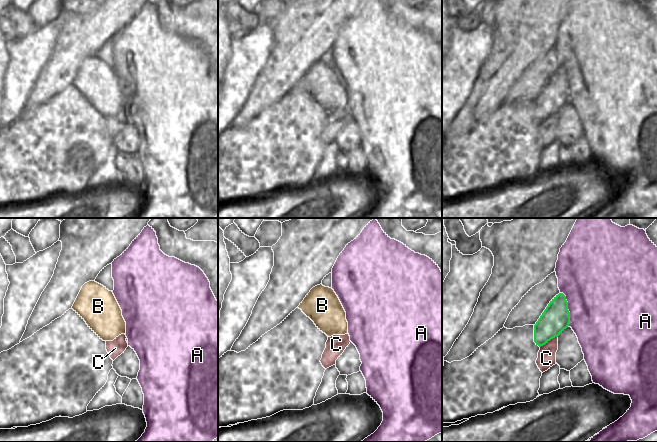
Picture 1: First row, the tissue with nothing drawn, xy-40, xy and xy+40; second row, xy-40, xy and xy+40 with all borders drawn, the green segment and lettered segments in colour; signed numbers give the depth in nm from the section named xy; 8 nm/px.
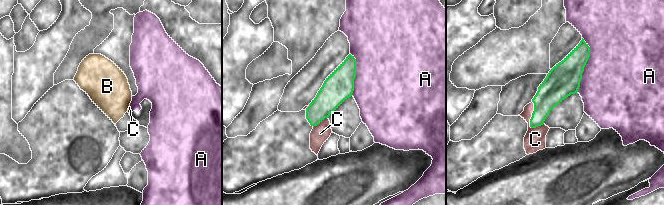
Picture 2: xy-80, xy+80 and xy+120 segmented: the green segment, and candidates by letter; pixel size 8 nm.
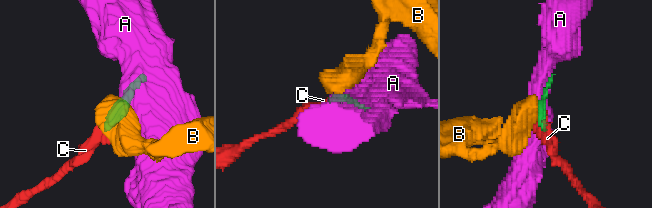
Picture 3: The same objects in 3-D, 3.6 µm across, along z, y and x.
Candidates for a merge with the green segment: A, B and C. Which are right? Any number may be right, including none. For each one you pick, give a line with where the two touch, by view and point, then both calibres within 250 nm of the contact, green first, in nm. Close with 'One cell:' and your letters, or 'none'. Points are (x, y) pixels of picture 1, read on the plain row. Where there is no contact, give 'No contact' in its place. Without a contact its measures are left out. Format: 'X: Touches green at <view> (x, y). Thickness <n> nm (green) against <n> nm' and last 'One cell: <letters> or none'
C: Touches green at xy+40 (548, 116). Thickness 220 nm (green) against 140 nm
One cell: C

